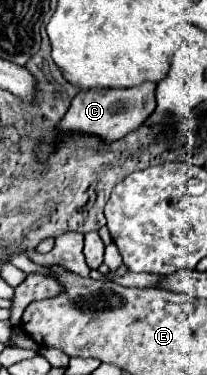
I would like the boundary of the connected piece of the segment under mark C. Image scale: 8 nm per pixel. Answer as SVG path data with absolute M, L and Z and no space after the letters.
M145 81L143 85L135 85L131 89L87 89L79 91L59 123L61 133L73 133L73 131L83 131L83 133L93 133L103 137L105 141L115 141L143 125L149 115L155 111L155 91L153 83Z

